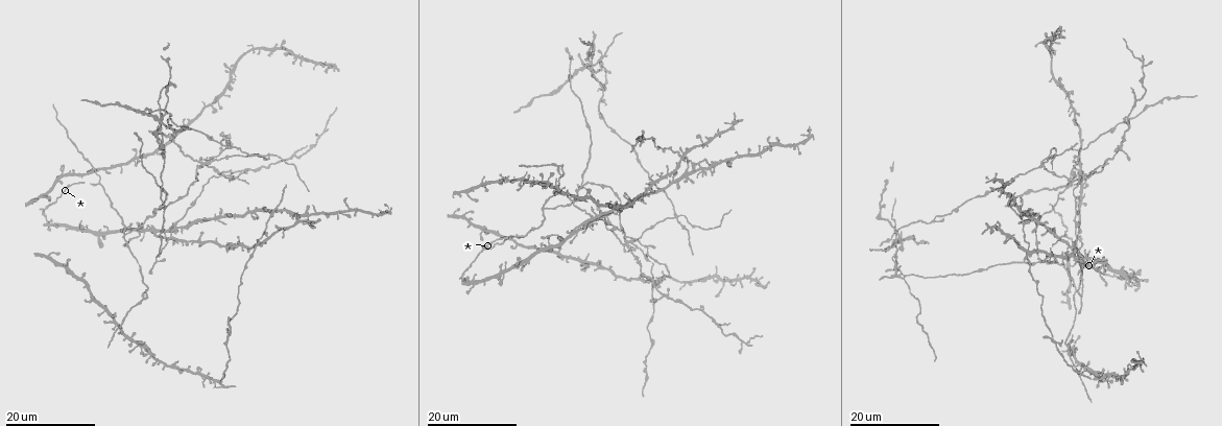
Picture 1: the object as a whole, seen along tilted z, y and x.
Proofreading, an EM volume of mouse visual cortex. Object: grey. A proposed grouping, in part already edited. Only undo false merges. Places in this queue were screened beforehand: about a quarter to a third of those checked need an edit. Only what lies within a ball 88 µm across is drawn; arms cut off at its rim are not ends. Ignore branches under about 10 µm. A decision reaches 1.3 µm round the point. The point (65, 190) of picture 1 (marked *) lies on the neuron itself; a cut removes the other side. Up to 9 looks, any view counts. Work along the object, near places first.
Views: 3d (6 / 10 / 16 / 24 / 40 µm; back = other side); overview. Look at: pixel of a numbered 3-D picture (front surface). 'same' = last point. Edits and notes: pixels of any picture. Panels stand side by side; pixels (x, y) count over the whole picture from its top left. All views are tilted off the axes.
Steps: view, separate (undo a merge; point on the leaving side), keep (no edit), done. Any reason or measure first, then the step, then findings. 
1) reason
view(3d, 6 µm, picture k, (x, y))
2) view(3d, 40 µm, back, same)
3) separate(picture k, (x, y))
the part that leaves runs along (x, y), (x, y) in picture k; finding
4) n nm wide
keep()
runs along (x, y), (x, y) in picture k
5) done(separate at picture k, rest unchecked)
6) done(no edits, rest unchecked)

side arm on a straight run
view(3d, 16 µm, picture 1, (1039, 262))

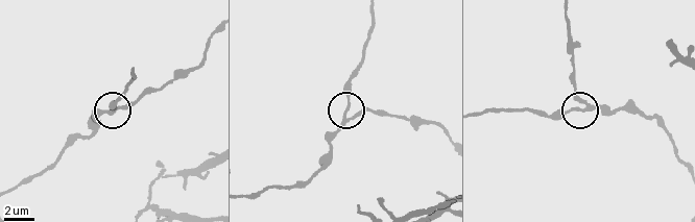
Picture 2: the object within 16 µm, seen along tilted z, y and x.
zoom in
view(3d, 6 µm, picture 2, (584, 100))

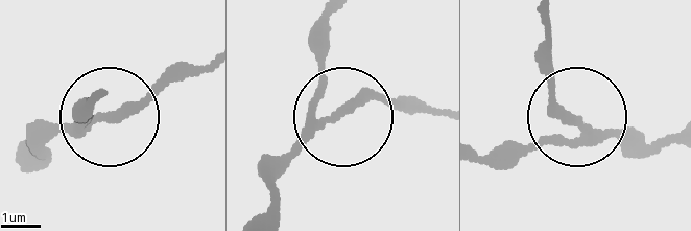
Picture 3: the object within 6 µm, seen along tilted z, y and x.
view(3d, 6 µm, back, picture 3, (573, 120))

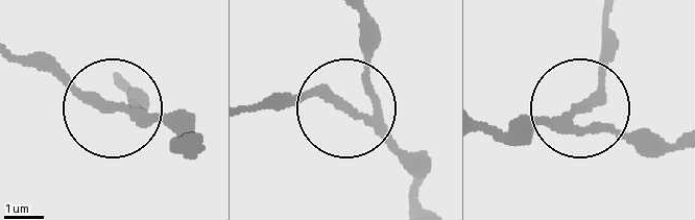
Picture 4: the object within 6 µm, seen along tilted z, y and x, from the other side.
side arm 42 µm
keep()
runs along (487, 131), (571, 107), (676, 147) in picture 4; one neuron here

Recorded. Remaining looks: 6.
view(3d, 16 µm, picture 1, (281, 208))

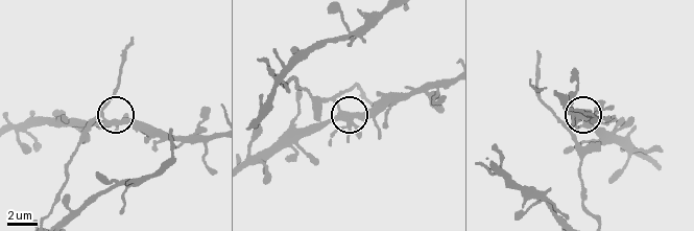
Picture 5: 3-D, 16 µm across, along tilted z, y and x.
view(3d, 6 µm, picture 5, (583, 126))

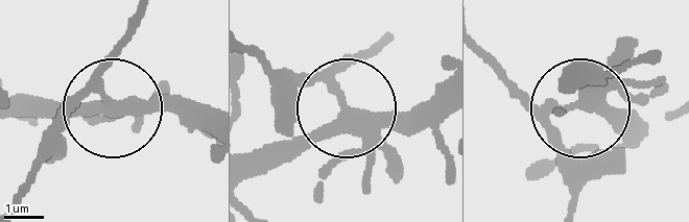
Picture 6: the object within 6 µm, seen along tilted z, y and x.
310 nm wide
separate(picture 6, (124, 43))
a second neuron is stuck on

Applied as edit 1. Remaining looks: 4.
small branch off a trunk
view(3d, 16 µm, picture 1, (93, 170))

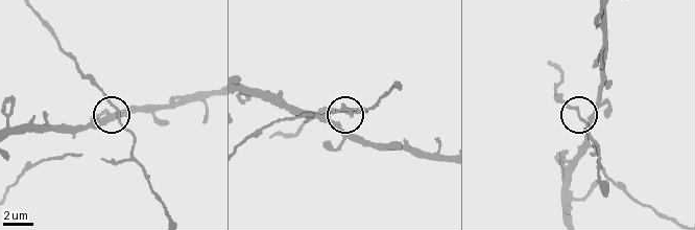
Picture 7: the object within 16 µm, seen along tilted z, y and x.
view(3d, 10 µm, picture 7, (577, 110))

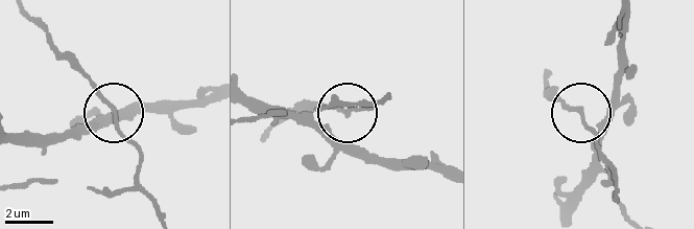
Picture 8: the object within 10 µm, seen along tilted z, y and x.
130 nm wide
keep()
runs along (250, 118), (301, 115), (319, 121), (346, 113), (307, 99) in picture 8; continuous, no second neuron

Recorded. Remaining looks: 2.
four arms meet
view(3d, 24 µm, picture 1, (172, 237))

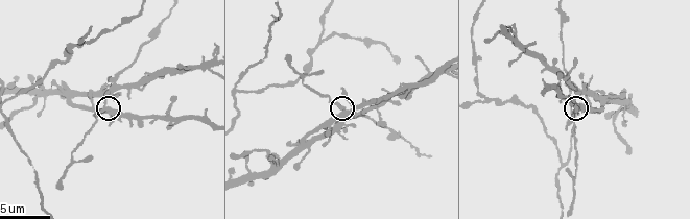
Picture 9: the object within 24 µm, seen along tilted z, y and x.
view(3d, 10 µm, picture 9, (341, 107))

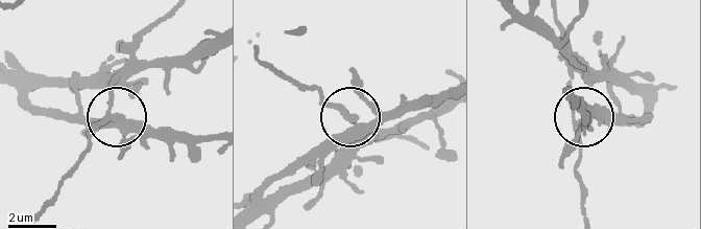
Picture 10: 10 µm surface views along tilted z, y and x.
340 nm wide
keep()
runs along (18, 91), (37, 106), (120, 119), (83, 150) in picture 10; one neuron here

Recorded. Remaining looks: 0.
done(separate at picture 6, rest unchecked)

